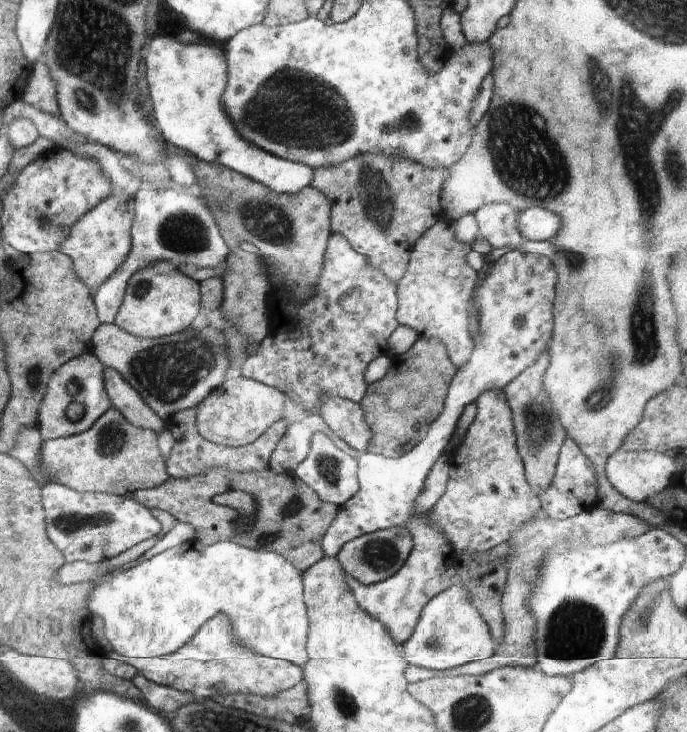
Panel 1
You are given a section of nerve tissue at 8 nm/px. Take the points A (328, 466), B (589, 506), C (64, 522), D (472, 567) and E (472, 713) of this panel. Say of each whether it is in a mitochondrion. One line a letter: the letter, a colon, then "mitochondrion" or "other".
A: mitochondrion
B: other
C: mitochondrion
D: other
E: mitochondrion

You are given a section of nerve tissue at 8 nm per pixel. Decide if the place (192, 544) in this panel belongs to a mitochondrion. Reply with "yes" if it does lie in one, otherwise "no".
no

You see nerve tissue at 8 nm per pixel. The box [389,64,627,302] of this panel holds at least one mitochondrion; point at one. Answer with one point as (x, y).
(522, 161)

